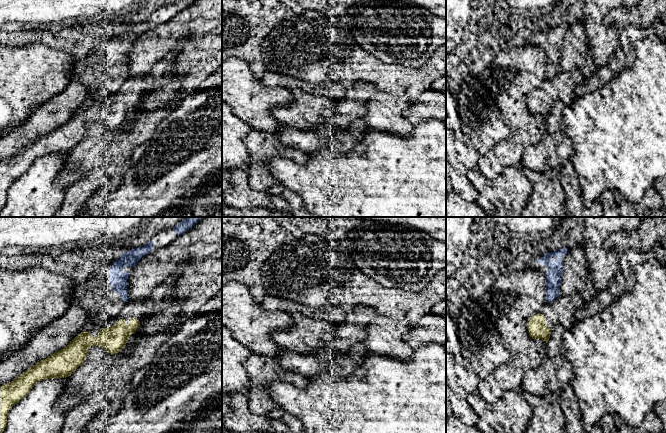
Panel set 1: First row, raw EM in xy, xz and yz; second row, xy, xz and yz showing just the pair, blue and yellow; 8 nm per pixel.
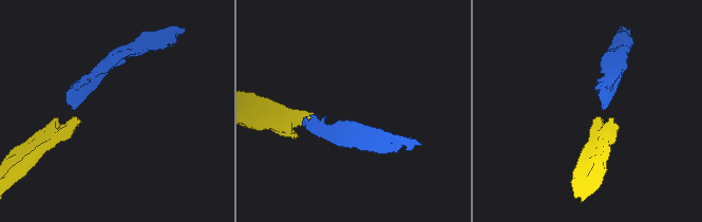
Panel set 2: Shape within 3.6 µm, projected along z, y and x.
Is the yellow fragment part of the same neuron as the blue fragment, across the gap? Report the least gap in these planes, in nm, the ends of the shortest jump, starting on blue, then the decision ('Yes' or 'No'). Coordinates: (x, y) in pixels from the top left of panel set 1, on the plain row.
Distance 100 nm. Across: yz (547, 78), (542, 90). No

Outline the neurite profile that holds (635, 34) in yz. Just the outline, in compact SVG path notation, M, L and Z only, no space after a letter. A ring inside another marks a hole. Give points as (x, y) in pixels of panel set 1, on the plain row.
M628 25L620 30L620 47L626 57L625 68L631 67L634 63L636 56L634 45L647 38L653 32L654 31L652 27L639 28L632 25Z

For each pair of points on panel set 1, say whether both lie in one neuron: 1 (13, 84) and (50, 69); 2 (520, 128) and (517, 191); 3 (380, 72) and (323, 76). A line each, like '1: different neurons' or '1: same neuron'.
1: same neuron
2: different neurons
3: same neuron

